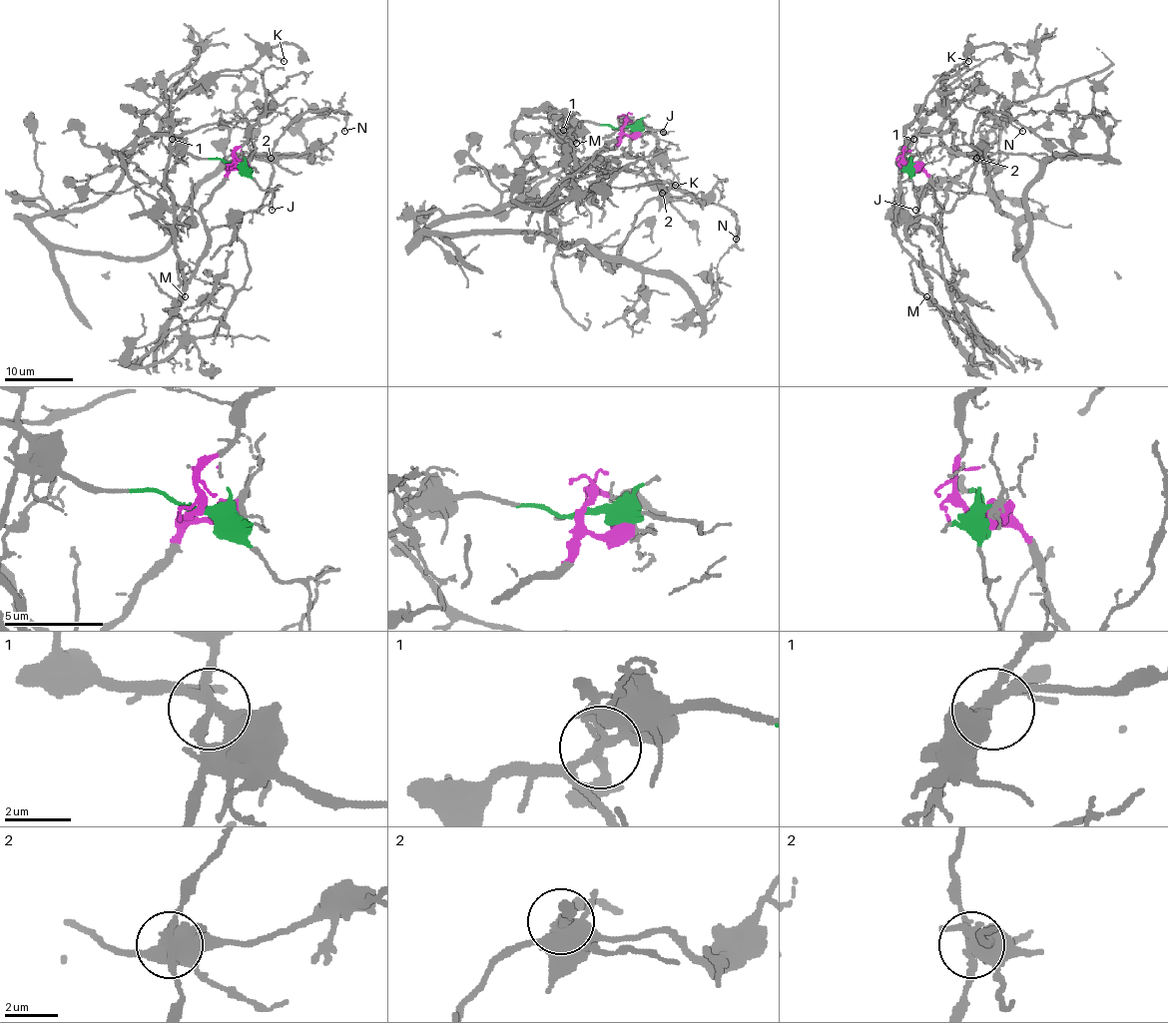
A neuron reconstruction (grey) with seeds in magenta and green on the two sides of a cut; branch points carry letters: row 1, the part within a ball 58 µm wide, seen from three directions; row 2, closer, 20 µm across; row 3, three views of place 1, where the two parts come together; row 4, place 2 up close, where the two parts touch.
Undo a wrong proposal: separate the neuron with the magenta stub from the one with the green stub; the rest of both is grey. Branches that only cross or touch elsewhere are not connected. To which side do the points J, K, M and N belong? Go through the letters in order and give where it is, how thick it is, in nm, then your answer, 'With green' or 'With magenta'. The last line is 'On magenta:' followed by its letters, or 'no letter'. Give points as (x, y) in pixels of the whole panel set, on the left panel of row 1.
J: Place: (272, 210). Thickness 90 nm. With green
K: Place: (284, 61). Thickness 110 nm. With green
M: Place: (185, 296). Thickness 110 nm. With magenta
N: Place: (344, 131). Thickness 120 nm. With magenta
On magenta: M, N

